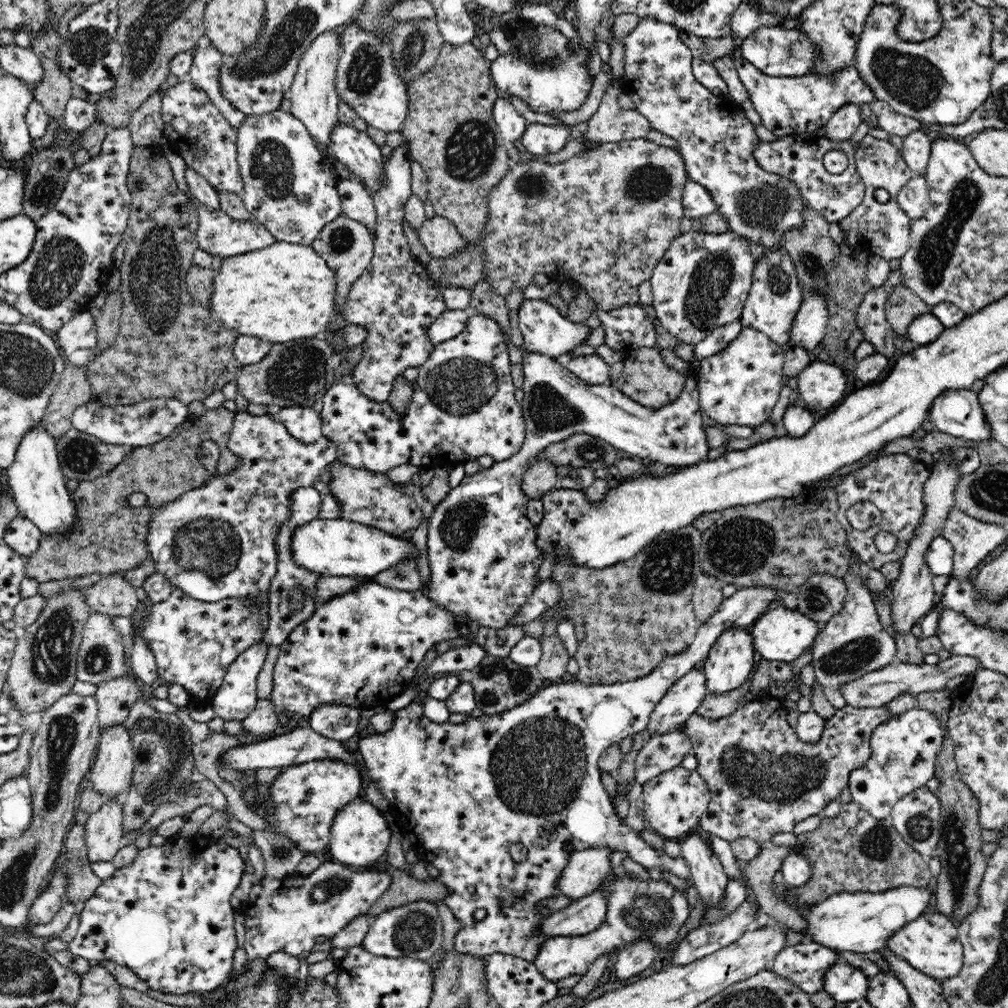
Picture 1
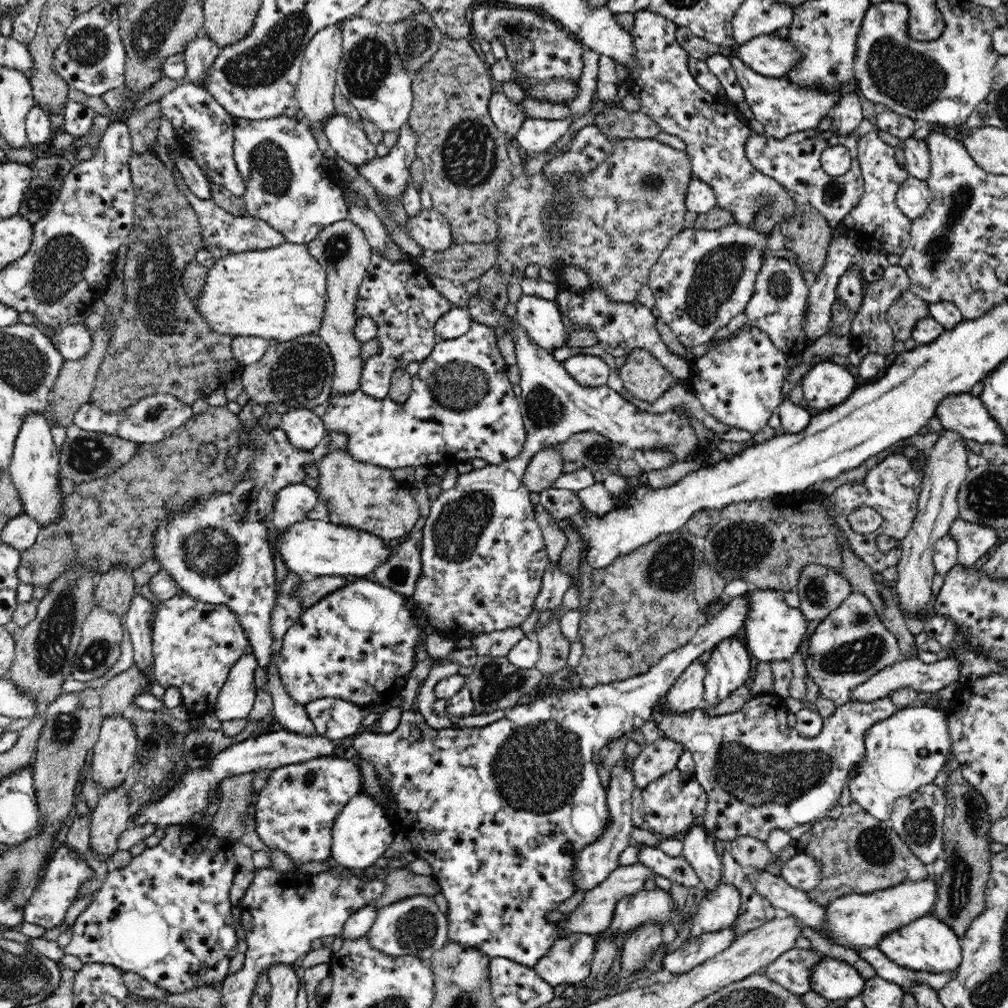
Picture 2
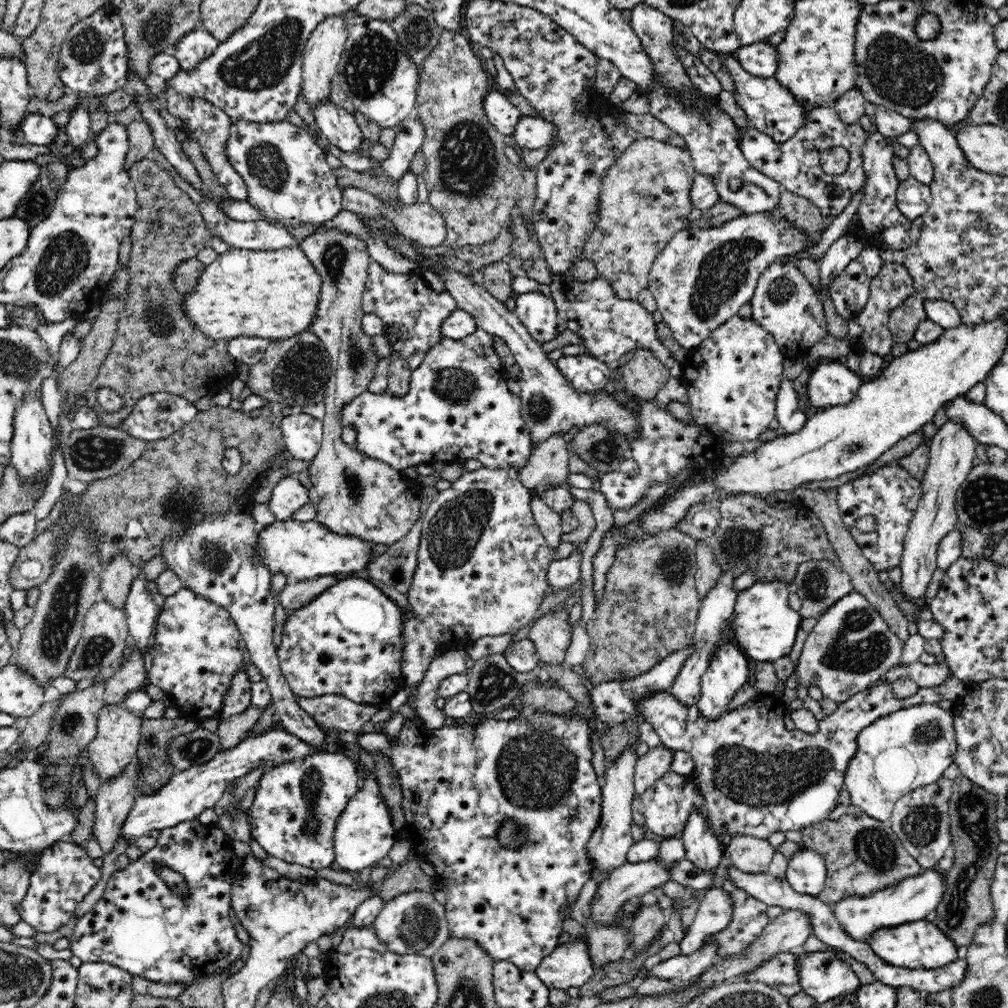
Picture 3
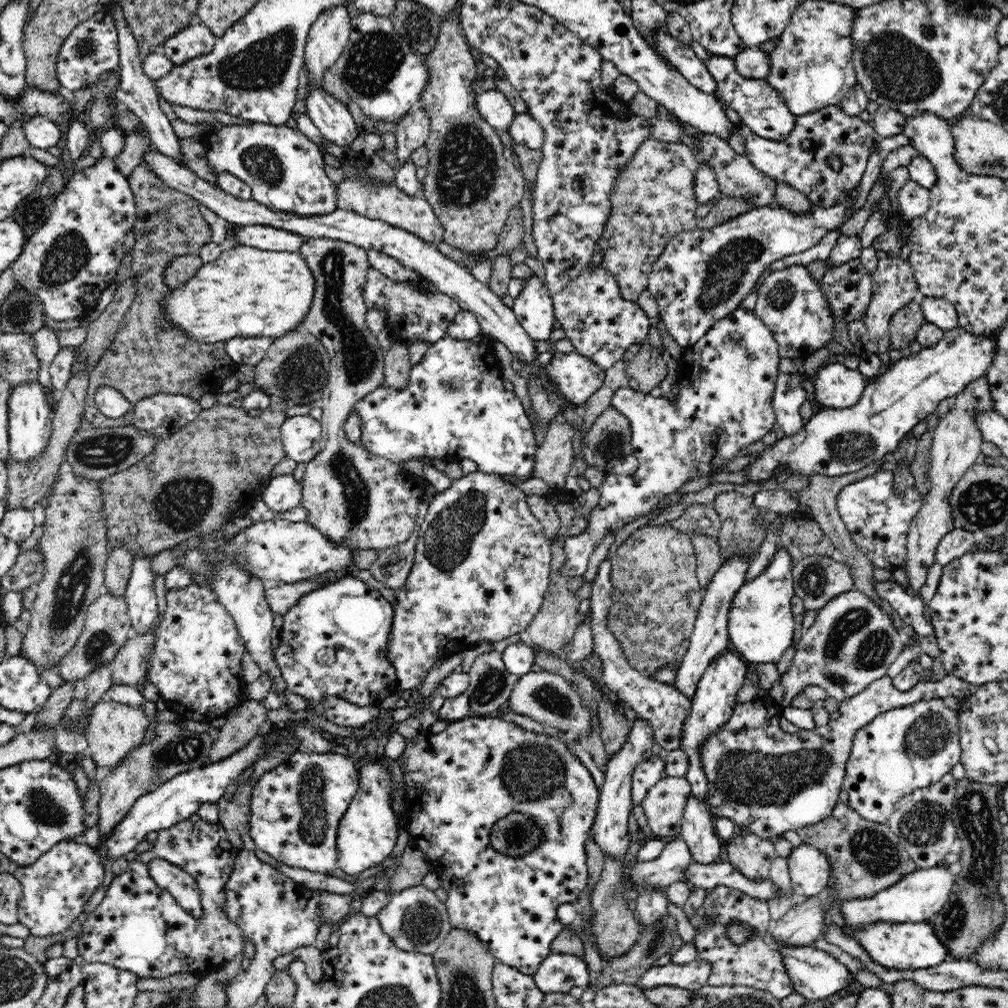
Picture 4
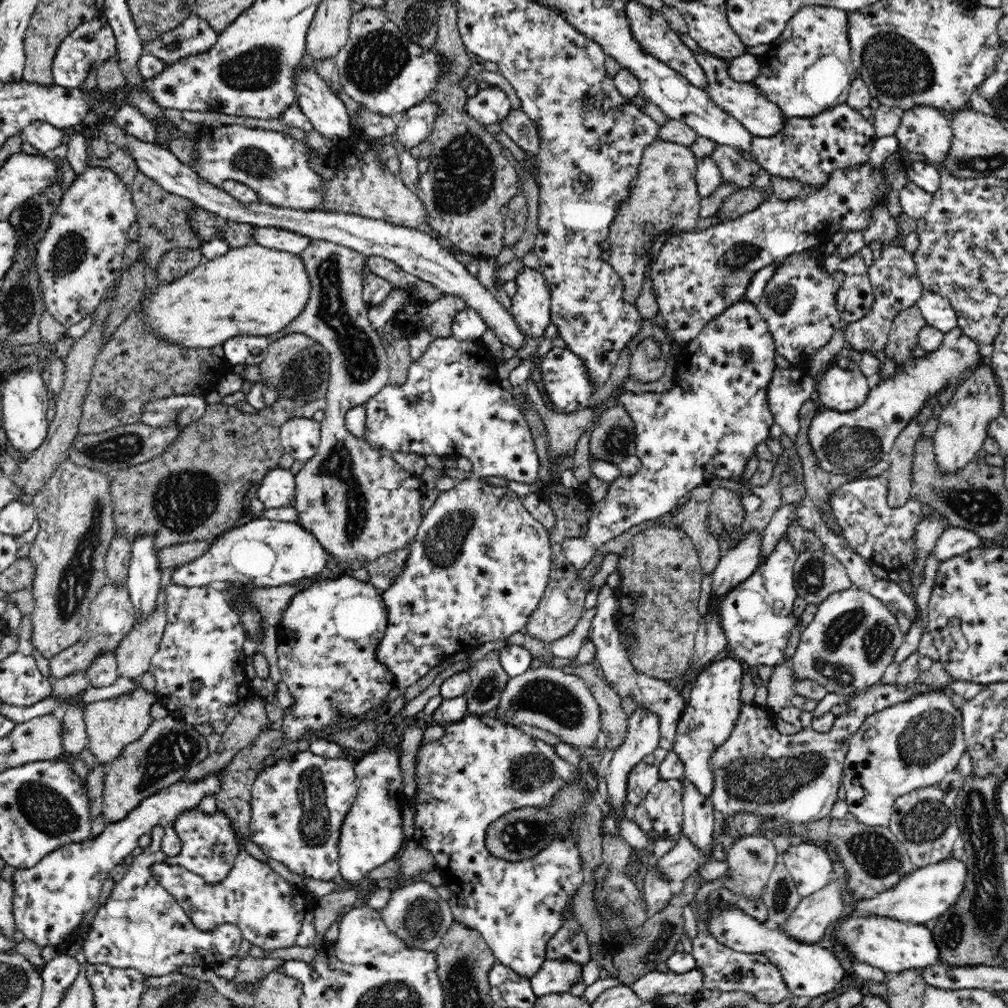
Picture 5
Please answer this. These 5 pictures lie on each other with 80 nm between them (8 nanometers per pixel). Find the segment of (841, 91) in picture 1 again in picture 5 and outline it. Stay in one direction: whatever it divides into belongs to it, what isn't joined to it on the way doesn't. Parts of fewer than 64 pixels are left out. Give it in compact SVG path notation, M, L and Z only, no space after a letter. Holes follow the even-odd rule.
M703 50L690 51L694 53L696 64L702 67L702 71L707 78L707 86L703 90L714 104L744 125L744 128L752 132L753 136L770 137L780 132L780 128L787 122L781 109L774 102L769 102L767 96L761 94L761 91L752 82L739 84L731 80L726 70L728 60L716 58Z

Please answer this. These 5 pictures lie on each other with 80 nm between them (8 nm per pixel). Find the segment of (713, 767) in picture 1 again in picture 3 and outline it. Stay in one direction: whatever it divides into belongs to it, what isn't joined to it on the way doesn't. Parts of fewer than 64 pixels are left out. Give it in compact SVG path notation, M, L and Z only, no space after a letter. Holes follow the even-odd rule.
M951 675L939 686L920 687L913 696L900 699L896 698L892 684L885 680L885 677L872 683L866 691L858 692L858 695L852 696L847 702L840 703L832 714L826 715L825 719L819 722L818 730L812 734L798 729L790 731L784 727L784 716L788 707L782 701L782 696L775 692L759 694L740 708L729 710L724 716L711 721L702 717L695 705L684 705L682 701L678 701L678 697L674 697L671 690L643 695L636 706L636 712L642 720L652 725L662 746L691 754L699 778L699 790L705 798L703 810L718 838L726 840L739 834L769 839L776 832L802 832L810 825L829 818L829 814L838 804L848 764L856 754L856 738L862 728L898 709L923 703L939 703L942 700L954 701L958 697L966 696L970 687ZM722 824L728 826L725 834L718 830Z

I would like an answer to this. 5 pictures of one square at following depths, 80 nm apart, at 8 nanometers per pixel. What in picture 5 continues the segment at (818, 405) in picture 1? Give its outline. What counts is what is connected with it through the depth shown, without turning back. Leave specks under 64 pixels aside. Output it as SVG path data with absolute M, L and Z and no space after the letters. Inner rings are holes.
M829 365L816 380L820 402L826 409L850 412L868 398L873 382L862 371Z

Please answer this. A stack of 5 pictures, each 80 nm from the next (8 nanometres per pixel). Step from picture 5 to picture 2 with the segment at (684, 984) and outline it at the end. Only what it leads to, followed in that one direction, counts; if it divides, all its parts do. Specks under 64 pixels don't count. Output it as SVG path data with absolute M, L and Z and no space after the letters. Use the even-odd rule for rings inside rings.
M732 926L718 932L701 934L693 941L684 941L679 950L665 955L662 959L662 968L673 975L690 972L699 964L725 951L732 944L732 940L734 940Z

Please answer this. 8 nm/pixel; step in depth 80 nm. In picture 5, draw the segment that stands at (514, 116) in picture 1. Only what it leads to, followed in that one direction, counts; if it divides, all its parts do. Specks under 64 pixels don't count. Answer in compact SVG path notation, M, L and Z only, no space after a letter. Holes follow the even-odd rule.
M496 86L479 90L473 98L467 99L465 105L465 112L482 126L499 124L511 109L512 104L508 95Z

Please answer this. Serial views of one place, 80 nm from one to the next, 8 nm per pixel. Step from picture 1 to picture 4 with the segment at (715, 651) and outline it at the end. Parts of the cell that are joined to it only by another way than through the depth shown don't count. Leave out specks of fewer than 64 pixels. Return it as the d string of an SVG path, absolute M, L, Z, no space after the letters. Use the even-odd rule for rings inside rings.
M726 650L717 656L698 681L696 693L691 700L688 718L682 724L682 736L680 736L680 751L688 755L688 770L685 779L690 783L691 792L700 798L706 798L708 792L707 772L703 771L701 761L701 748L716 733L719 733L724 725L729 723L733 710L738 705L737 693L741 690L746 677L746 662L736 652Z

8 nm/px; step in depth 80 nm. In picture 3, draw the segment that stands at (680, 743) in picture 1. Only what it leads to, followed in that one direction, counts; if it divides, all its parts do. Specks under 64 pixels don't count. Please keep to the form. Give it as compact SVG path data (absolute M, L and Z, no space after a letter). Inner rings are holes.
M662 746L651 748L649 752L639 757L635 764L634 794L641 797L659 778L670 771L672 764L672 749Z

